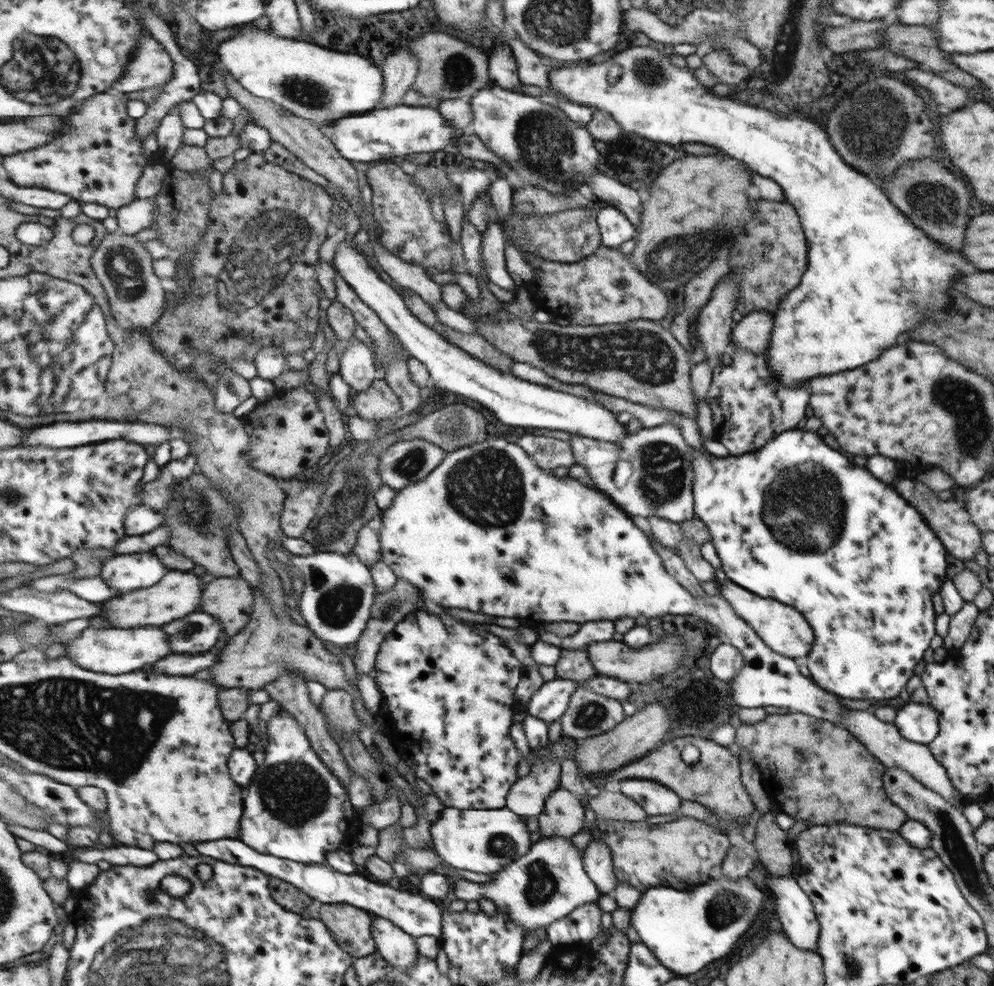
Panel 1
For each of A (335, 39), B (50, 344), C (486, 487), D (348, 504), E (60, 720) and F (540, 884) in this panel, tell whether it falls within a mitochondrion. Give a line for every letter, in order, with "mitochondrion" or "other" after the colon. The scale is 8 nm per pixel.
A: other
B: mitochondrion
C: mitochondrion
D: mitochondrion
E: mitochondrion
F: mitochondrion

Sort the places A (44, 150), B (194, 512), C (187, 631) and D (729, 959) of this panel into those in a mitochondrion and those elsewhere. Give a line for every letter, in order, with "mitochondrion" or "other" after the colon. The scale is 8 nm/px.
A: other
B: mitochondrion
C: mitochondrion
D: other

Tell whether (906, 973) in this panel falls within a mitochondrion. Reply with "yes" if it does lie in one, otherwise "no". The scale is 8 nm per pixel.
no

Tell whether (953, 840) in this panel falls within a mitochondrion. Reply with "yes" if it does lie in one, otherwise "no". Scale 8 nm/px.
yes

